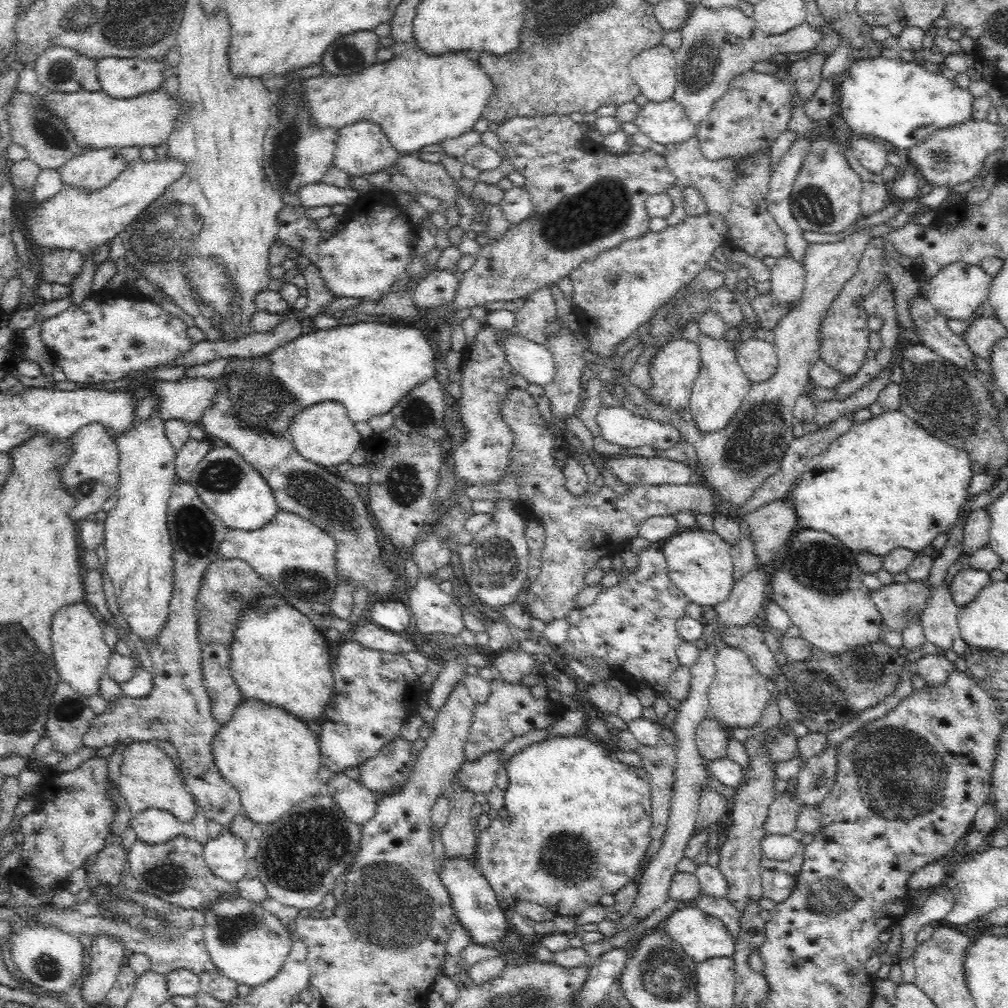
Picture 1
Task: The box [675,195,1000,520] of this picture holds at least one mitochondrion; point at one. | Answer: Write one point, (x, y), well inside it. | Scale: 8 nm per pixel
(943, 398)

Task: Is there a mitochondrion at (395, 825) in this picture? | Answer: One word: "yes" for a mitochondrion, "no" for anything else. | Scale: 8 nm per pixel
no

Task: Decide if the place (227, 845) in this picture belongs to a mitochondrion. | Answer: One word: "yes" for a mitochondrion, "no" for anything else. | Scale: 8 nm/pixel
no

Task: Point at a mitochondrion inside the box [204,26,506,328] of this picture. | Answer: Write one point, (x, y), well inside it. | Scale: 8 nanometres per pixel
(283, 163)

